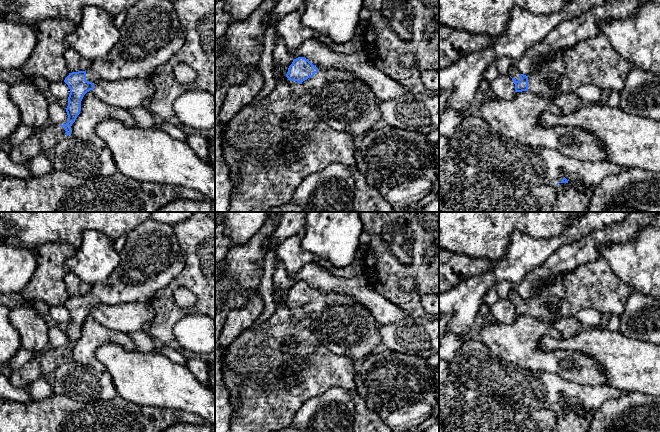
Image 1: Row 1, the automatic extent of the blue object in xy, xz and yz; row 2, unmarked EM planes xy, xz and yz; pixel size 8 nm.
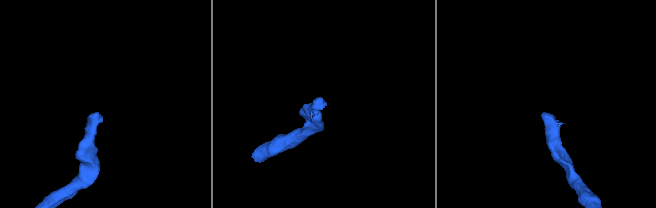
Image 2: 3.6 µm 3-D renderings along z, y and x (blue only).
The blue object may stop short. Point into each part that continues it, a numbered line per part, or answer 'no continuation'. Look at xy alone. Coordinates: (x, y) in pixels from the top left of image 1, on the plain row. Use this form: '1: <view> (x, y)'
1: xy (151, 258)

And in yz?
1: yz (513, 296)

